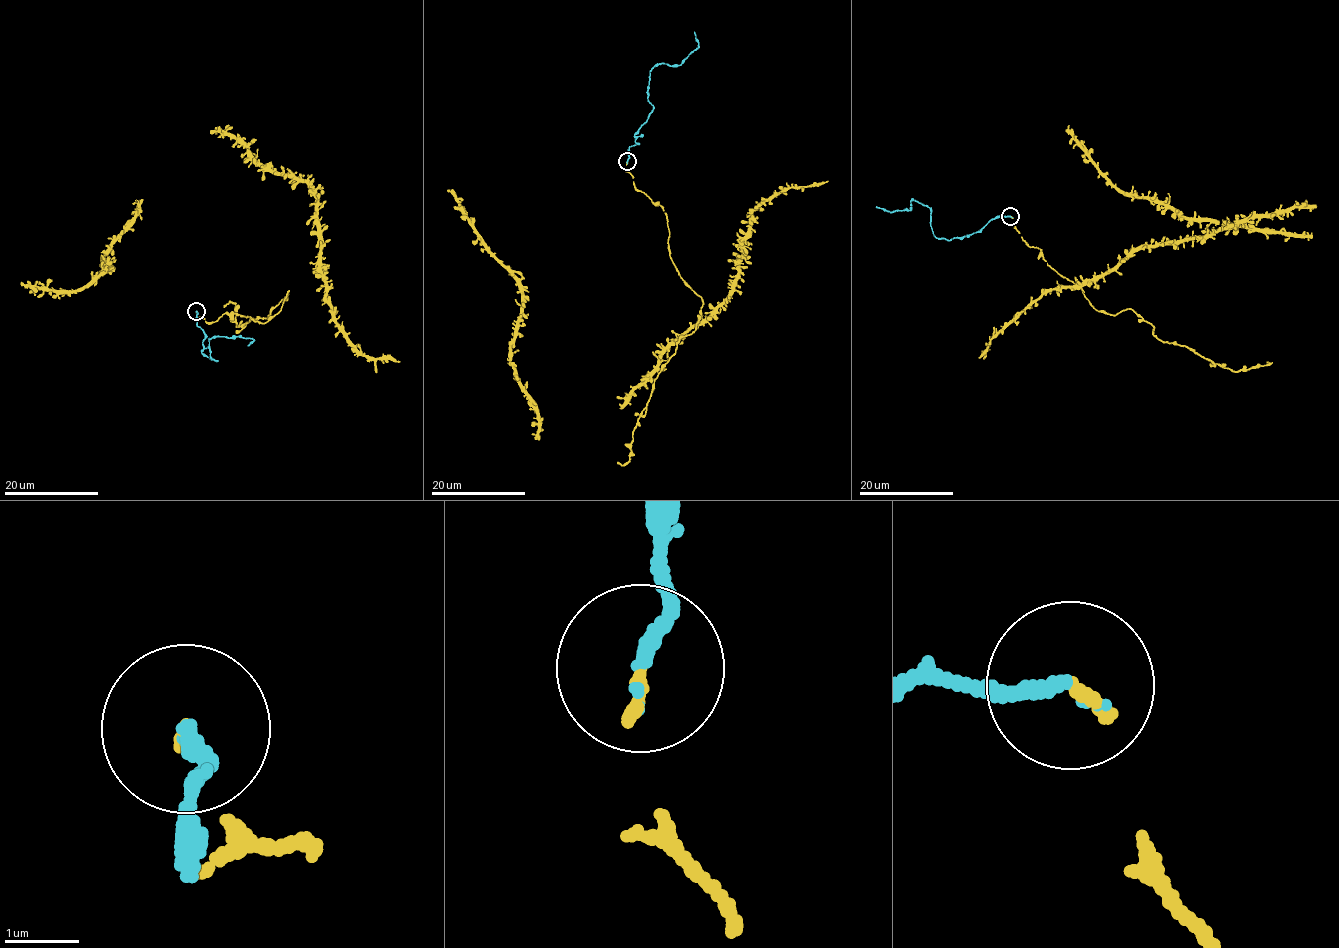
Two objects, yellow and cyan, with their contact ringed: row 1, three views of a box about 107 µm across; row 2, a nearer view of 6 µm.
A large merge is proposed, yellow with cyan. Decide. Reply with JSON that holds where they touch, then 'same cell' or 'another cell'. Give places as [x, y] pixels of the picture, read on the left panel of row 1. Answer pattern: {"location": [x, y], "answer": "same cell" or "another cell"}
{"location": [196, 311], "answer": "same cell"}

